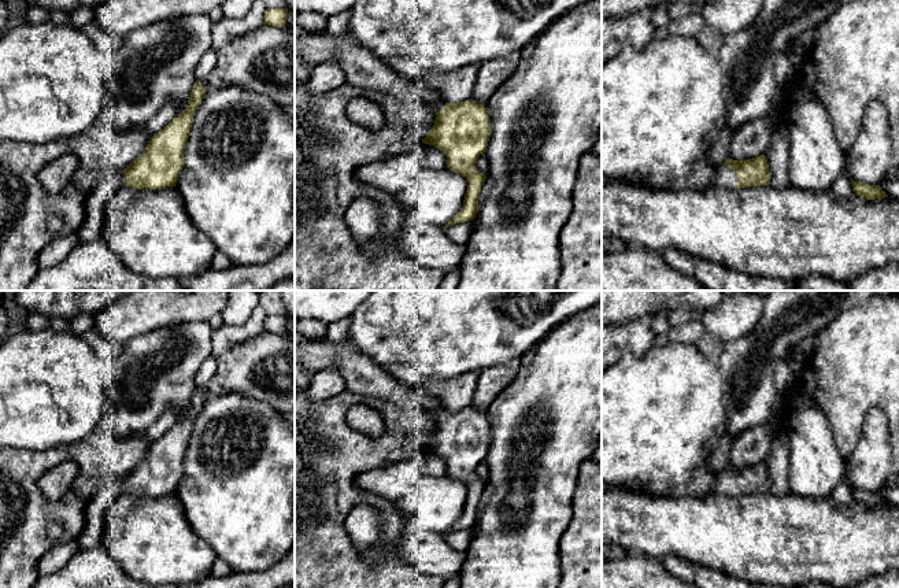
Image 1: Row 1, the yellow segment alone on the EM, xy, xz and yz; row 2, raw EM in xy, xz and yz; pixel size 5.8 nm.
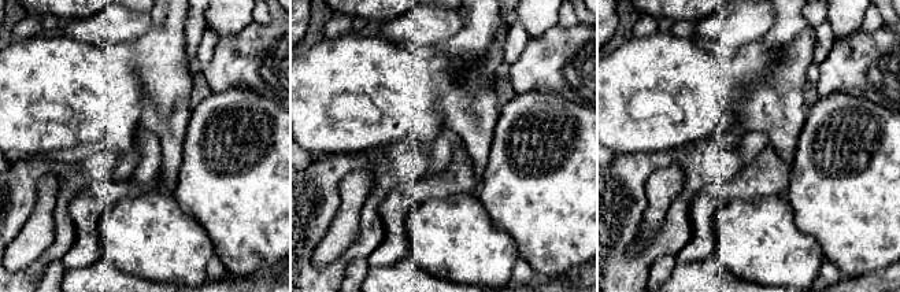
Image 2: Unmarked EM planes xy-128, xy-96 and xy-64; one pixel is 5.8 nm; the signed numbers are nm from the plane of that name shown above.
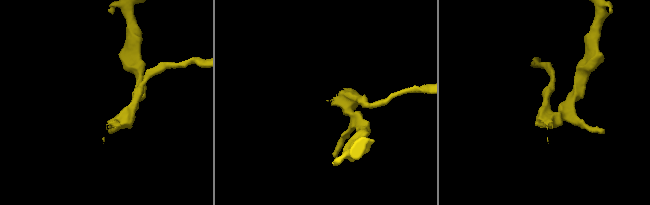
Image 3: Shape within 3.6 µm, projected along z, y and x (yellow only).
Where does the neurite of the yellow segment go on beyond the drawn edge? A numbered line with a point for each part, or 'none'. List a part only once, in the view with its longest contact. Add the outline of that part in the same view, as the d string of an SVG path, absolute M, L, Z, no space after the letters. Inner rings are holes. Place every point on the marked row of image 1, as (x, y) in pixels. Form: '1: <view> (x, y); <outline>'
1: yz (725, 177); M721 164L717 167L715 174L713 177L711 185L718 188L730 188L735 189L737 185L737 174L733 169L726 164Z

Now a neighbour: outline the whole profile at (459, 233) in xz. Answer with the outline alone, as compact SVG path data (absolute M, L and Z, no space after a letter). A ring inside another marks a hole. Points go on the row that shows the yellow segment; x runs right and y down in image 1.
M466 221L462 223L455 223L448 226L444 232L450 237L451 241L459 245L466 245L470 234L471 234L471 226L473 221Z

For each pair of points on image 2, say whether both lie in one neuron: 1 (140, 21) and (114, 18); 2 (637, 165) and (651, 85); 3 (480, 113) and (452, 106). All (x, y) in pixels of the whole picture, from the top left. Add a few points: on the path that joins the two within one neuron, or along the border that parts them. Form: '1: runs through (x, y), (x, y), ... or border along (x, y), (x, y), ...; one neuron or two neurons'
1: runs through (133, 21), (121, 18); one neuron
2: border along (671, 148), (663, 152), (617, 154); two neurons
3: runs through (473, 113), (459, 111); one neuron

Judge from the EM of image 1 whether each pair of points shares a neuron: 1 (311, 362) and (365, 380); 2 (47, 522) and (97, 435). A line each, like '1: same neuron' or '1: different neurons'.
1: same neuron
2: same neuron

